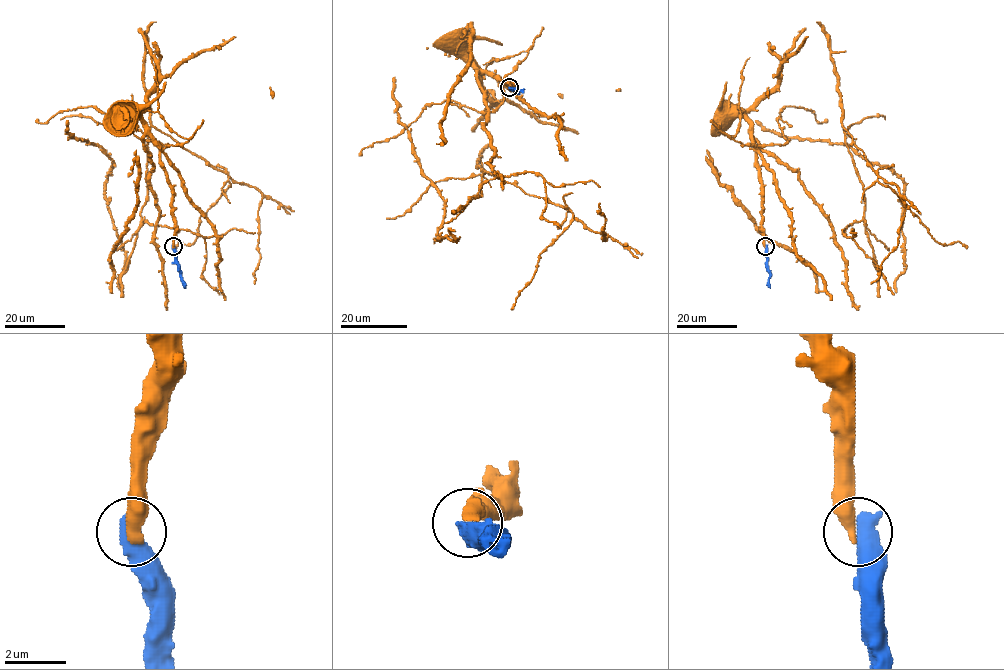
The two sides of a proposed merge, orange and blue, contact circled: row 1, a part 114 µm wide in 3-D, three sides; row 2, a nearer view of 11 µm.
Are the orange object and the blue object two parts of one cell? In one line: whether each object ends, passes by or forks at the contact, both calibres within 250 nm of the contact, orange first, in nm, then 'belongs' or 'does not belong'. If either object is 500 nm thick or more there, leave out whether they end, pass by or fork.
480 nm thick on the orange side, 700 nm on the other; belongs

